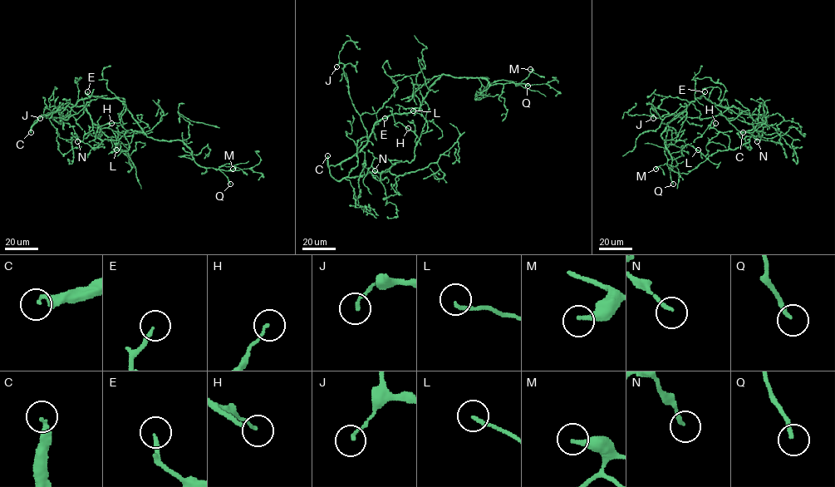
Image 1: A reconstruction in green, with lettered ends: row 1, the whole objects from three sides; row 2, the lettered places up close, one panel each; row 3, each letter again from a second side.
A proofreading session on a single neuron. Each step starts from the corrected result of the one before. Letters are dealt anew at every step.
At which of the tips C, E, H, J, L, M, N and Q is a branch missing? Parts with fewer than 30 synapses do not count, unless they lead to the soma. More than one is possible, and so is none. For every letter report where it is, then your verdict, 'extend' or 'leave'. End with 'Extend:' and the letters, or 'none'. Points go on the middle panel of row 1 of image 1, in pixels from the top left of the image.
C: place (327, 155); extend
E: place (385, 118); extend
H: place (408, 128); leave
J: place (336, 66); leave
L: place (413, 110); leave
M: place (530, 69); extend
N: place (375, 170); leave
Q: place (528, 86); leave
Extend: C, E, M

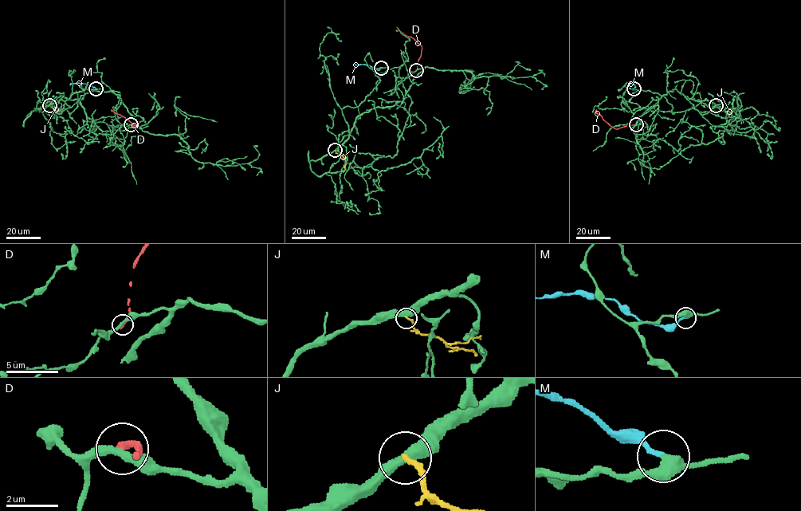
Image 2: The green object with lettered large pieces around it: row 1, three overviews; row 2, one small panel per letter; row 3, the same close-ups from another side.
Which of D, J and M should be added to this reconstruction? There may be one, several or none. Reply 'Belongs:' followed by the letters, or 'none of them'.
Belongs: M

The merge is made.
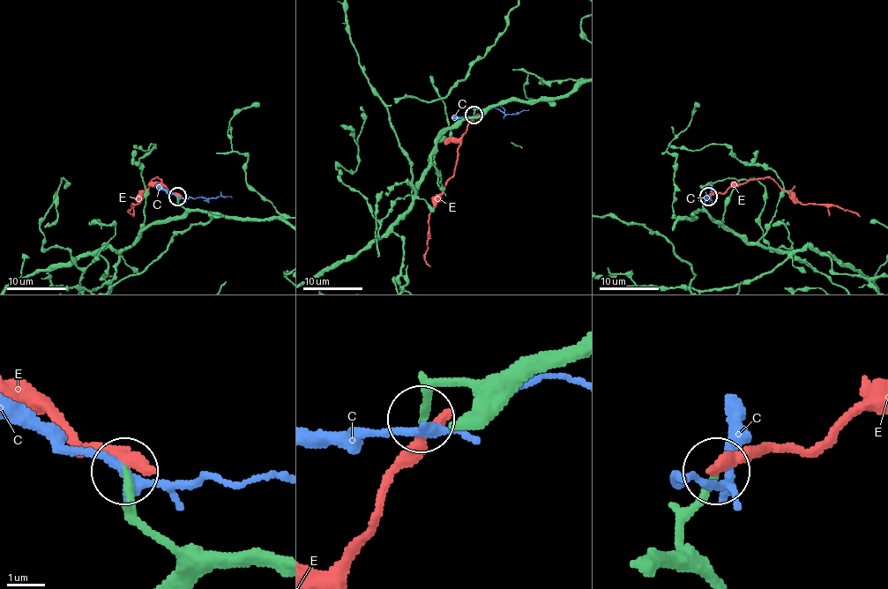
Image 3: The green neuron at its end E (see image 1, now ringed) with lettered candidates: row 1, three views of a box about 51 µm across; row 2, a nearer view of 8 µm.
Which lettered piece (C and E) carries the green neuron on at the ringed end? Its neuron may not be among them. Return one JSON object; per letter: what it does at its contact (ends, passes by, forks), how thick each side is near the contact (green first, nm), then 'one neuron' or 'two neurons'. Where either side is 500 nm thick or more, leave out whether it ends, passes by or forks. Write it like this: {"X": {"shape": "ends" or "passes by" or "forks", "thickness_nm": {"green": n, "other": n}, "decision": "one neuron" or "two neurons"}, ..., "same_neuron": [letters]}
{"C": {"shape": "forks", "thickness_nm": {"green": 200, "other": 200}, "decision": "two neurons"}, "E": {"shape": "ends", "thickness_nm": {"green": 190, "other": 380}, "decision": "two neurons"}, "same_neuron": []}

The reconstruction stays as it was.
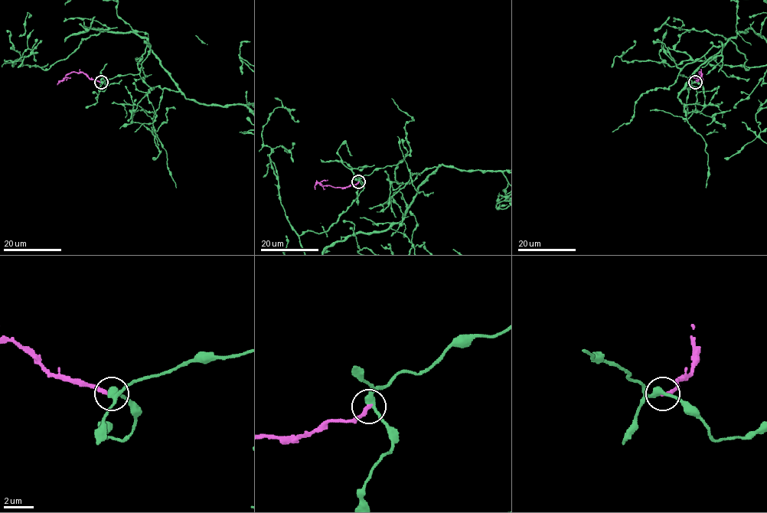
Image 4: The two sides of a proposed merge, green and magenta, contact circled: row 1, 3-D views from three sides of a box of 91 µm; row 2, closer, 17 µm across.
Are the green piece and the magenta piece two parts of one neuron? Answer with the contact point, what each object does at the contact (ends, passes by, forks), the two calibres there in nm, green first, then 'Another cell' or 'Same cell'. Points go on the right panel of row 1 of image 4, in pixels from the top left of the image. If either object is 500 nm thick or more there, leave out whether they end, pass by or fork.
Place: (695, 82). At the ring green forks. At the ring magenta ends. Thickness 280 nm (green) against 240 nm. Another cell

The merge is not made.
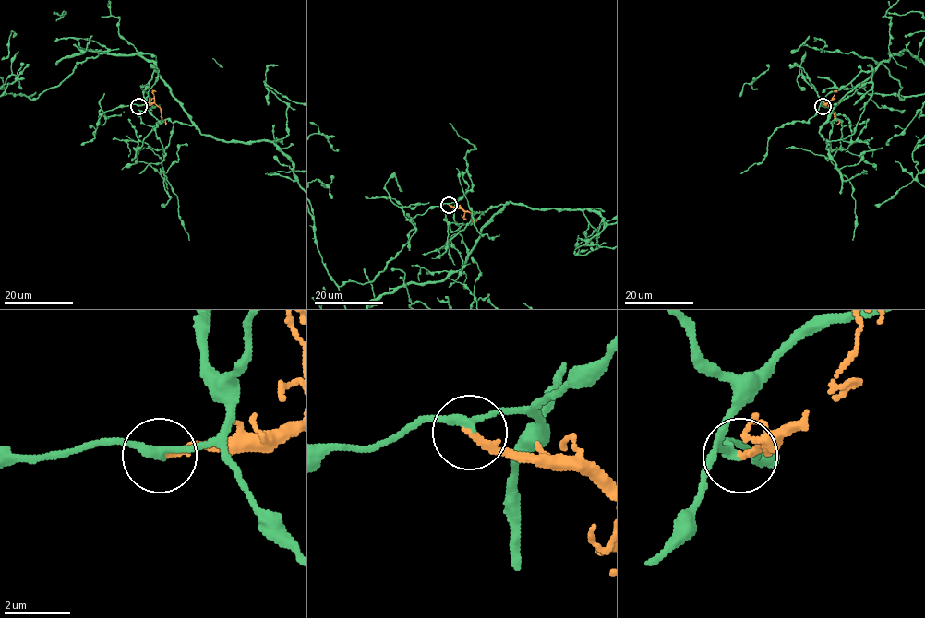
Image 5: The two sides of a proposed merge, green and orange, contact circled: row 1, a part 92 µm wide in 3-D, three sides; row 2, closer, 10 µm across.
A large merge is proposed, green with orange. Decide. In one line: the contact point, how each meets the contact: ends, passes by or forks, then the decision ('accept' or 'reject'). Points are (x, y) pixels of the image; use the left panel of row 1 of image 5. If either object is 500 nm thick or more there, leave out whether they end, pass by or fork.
(138, 106) | green passes by | orange ends | reject

